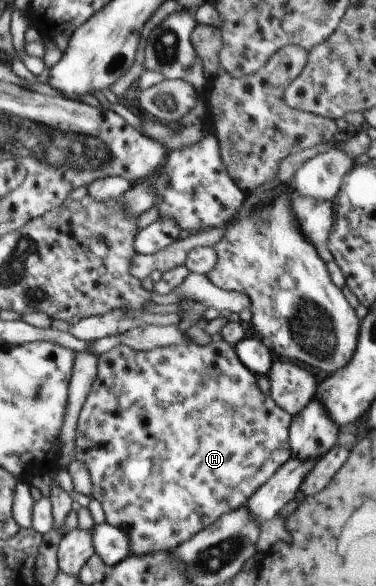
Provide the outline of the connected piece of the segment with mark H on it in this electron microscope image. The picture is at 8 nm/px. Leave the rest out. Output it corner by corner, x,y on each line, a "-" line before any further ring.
213,338
212,342
208,343
206,346
200,346
199,344
186,342
181,345
173,347
158,347
157,349
151,351
137,351
129,346
119,344
114,348
111,348
108,352
102,353
98,356
98,366
97,366
97,375
95,381
92,383
90,392
86,397
84,406
79,414
79,419
76,427
76,438
75,438
75,452
73,458
82,461
89,470
91,481
92,481
92,492
90,496
98,500
102,505
102,508
105,512
106,523
123,530
130,539
131,552
135,555
150,554
156,551
170,551
172,552
179,544
190,540
191,536
194,536
197,532
200,532
203,528
209,527
211,524
214,524
214,521
225,512
233,511
235,508
240,508
247,504
247,500
260,488
279,468
282,466
290,457
298,457
300,460
311,459
312,457
324,456
334,445
337,444
337,436
339,426
332,420
332,417
329,415
327,408
323,405
323,402
320,399
317,399
316,396
297,414
292,416
290,413
287,413
283,408
280,408
270,395
265,395
260,391
258,387
257,377
253,372
250,372
246,368
242,361
238,358
236,354
235,347
230,346
223,338

